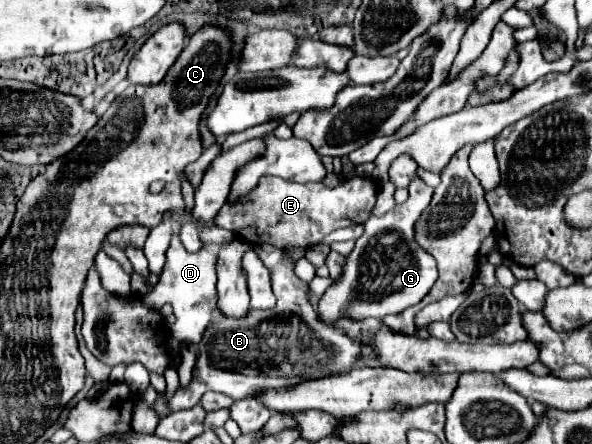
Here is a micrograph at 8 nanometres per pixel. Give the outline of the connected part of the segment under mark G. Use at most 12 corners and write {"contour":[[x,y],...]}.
{"contour":[[433,189],[369,215],[321,317],[401,313],[437,281],[415,243]]}

